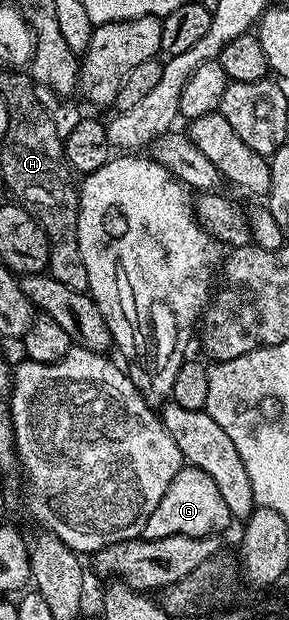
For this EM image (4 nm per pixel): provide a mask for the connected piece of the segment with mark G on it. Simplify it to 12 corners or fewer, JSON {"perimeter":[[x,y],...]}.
{"perimeter":[[181,466],[143,539],[224,534],[234,521],[206,470]]}

